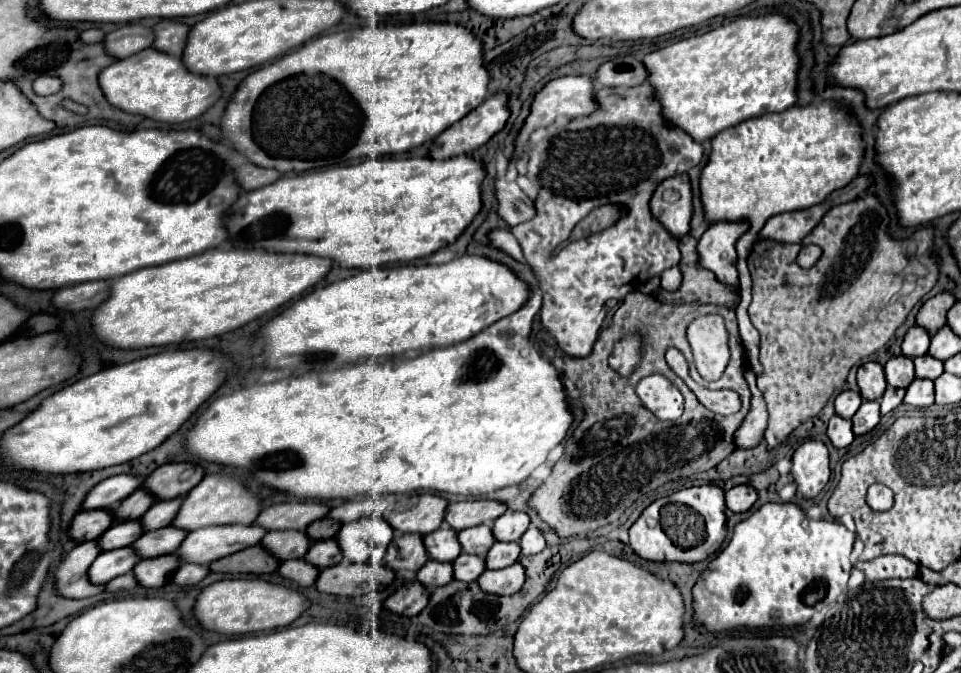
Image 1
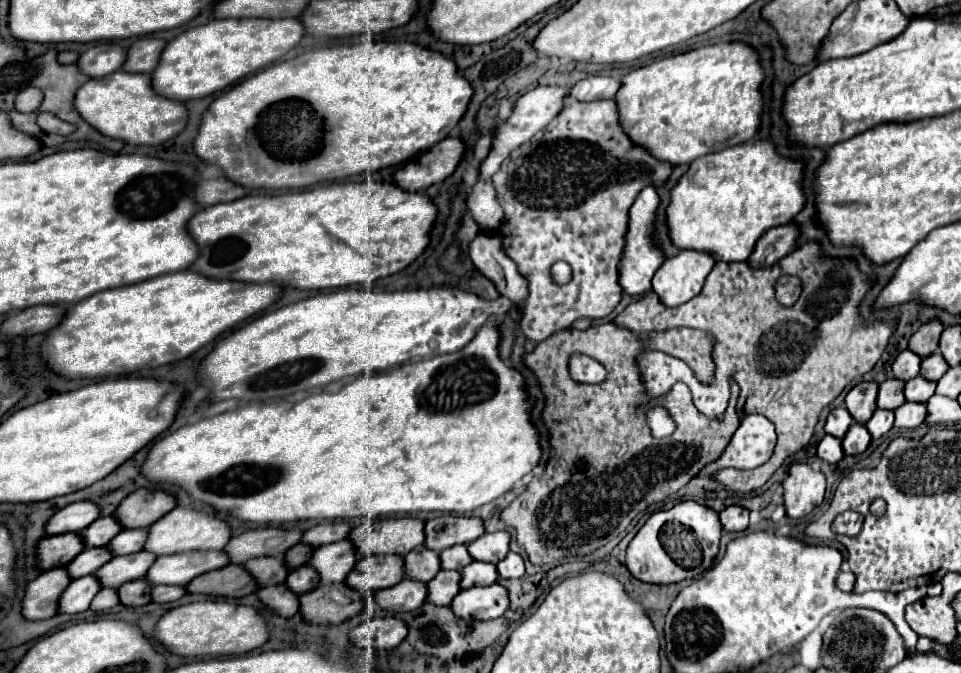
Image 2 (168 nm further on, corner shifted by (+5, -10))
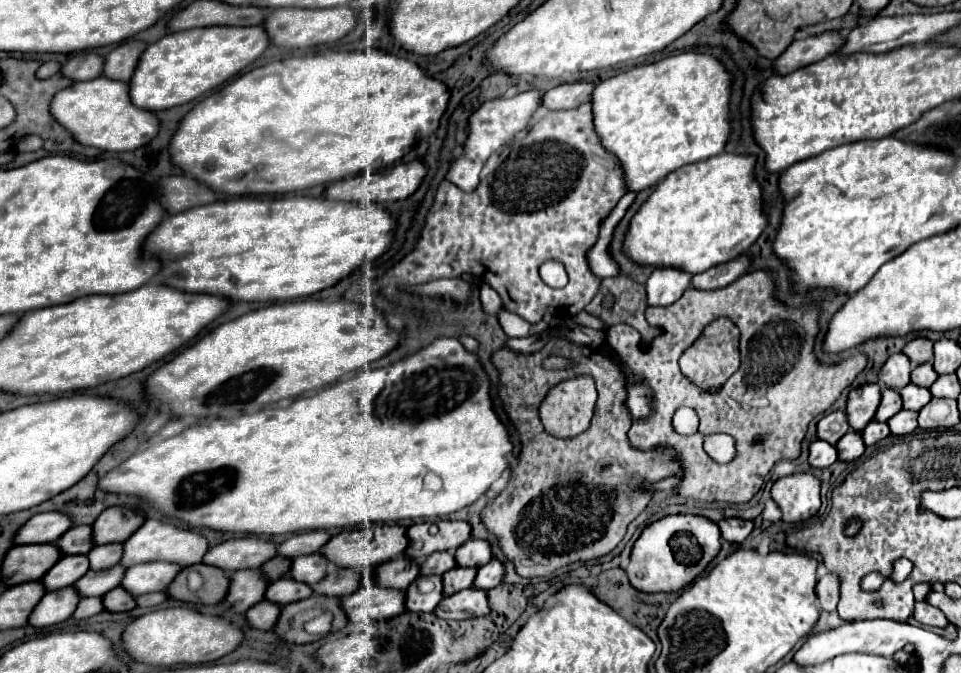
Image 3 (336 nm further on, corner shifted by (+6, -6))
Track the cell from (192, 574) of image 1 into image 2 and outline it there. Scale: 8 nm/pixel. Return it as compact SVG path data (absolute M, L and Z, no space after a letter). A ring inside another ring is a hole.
M158 585L158 587L152 587L152 601L156 601L156 603L178 601L182 595L186 595L186 589L178 587L178 585Z

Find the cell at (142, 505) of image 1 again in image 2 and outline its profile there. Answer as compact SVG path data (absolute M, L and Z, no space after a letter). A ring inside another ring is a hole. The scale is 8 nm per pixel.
M98 517L88 529L80 533L84 547L106 547L114 535L118 535L122 527L118 525L116 517Z

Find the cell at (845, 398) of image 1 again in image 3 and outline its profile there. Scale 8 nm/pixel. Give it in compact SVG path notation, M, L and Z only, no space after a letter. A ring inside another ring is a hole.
M831 411L817 423L817 437L829 443L837 443L849 431L845 411Z

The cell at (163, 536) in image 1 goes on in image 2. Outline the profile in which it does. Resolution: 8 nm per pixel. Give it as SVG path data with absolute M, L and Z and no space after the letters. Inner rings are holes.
M138 551L124 557L114 557L106 567L100 567L100 571L94 573L94 577L102 583L102 587L120 587L122 583L128 583L132 579L142 579L150 565L154 563L156 555L148 551Z

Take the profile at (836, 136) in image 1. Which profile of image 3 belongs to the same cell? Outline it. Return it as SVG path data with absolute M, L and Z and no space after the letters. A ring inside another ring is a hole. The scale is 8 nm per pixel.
M721 153L669 173L631 219L631 227L625 237L627 255L637 263L655 267L681 267L695 275L745 253L769 223L769 217L763 209L763 187L755 179L755 165L755 155Z

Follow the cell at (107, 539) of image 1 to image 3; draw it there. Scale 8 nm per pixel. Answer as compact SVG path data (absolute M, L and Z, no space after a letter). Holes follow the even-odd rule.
M65 555L55 563L55 567L49 569L49 573L41 581L45 583L47 591L53 591L77 583L77 579L81 579L81 575L85 575L87 571L89 571L87 555Z

